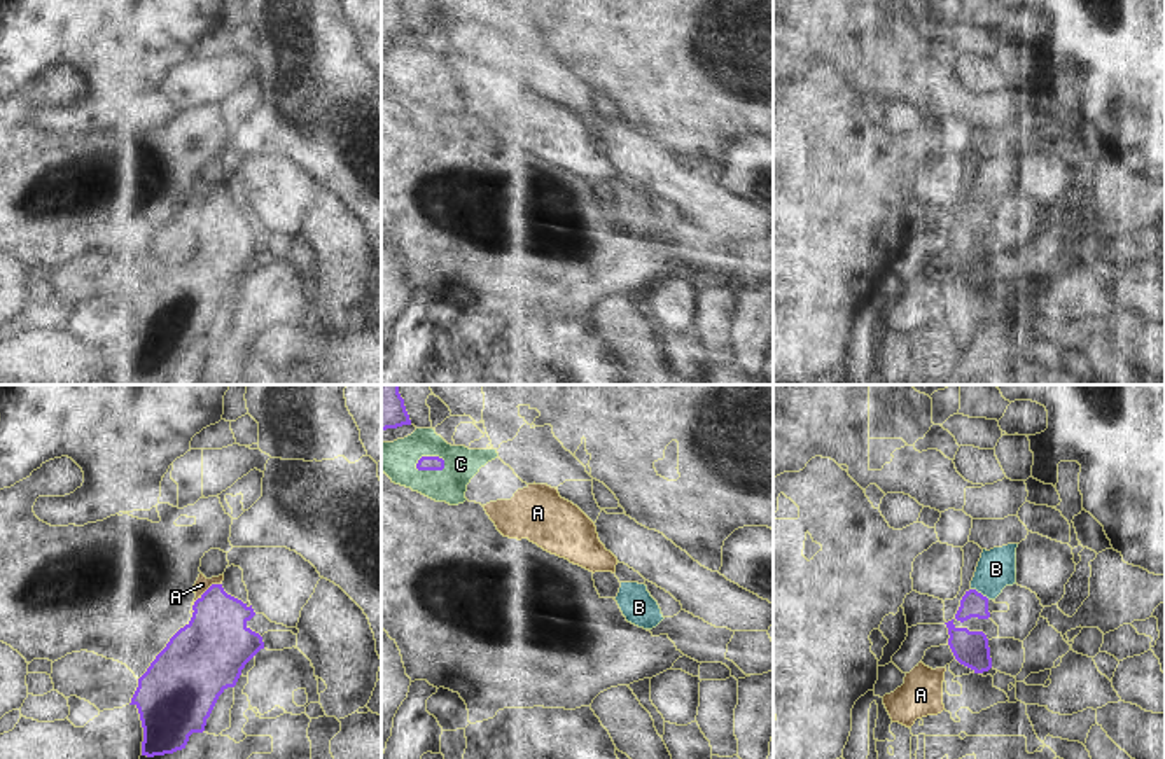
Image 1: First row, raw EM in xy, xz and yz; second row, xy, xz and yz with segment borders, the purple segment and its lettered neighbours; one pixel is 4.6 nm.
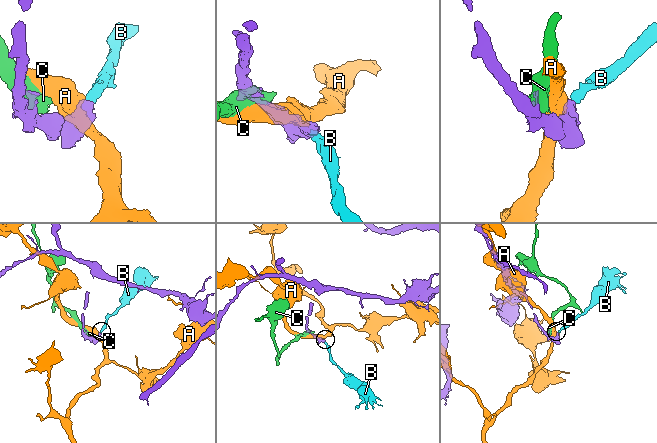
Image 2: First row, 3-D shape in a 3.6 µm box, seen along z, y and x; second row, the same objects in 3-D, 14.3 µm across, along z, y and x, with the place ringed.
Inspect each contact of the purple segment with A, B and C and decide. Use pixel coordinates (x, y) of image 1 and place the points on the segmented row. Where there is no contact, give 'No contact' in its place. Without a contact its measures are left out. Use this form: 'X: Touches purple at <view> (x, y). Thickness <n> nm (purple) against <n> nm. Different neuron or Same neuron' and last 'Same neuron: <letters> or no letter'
A: Touches purple at xy (205, 591). Thickness 320 nm (purple) against 70 nm. Different neuron
B: Touches purple at yz (980, 593). Thickness 120 nm (purple) against 180 nm. Same neuron
C: Touches purple at xz (432, 469). Thickness 60 nm (purple) against 170 nm. Different neuron
Same neuron: B

